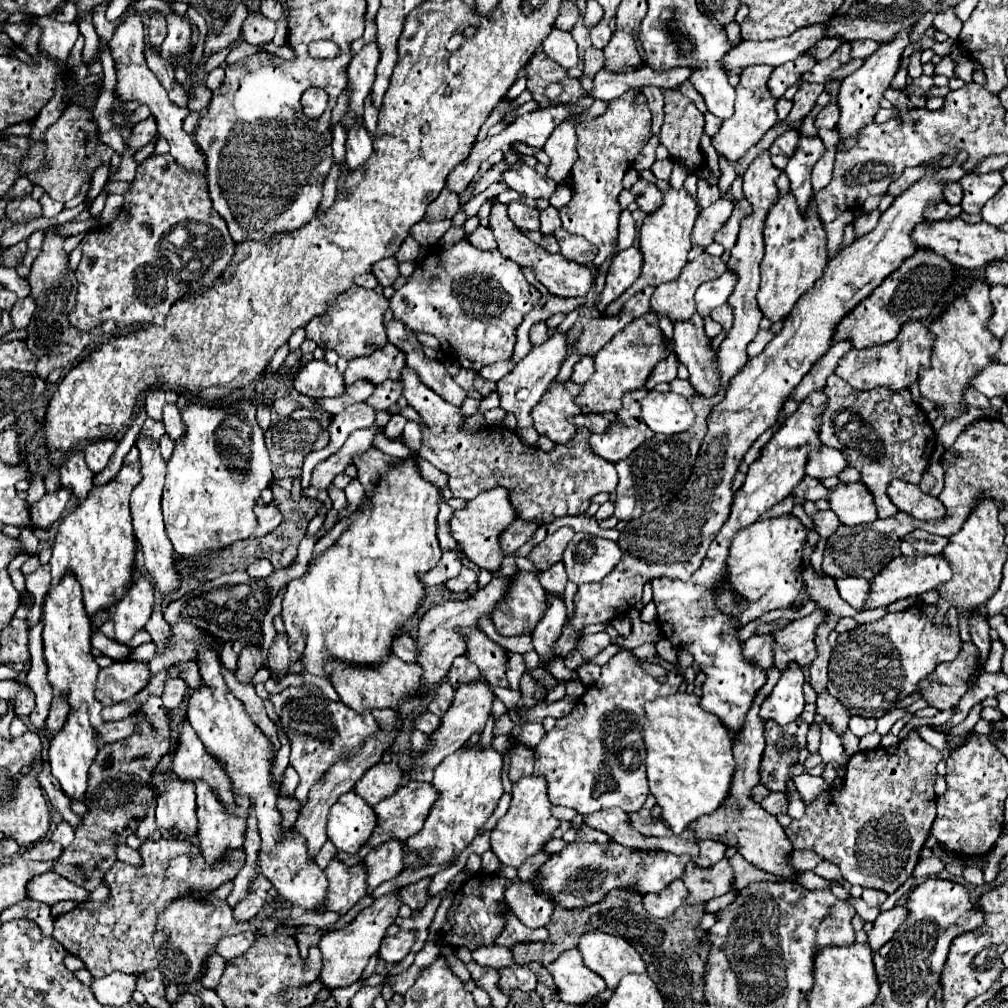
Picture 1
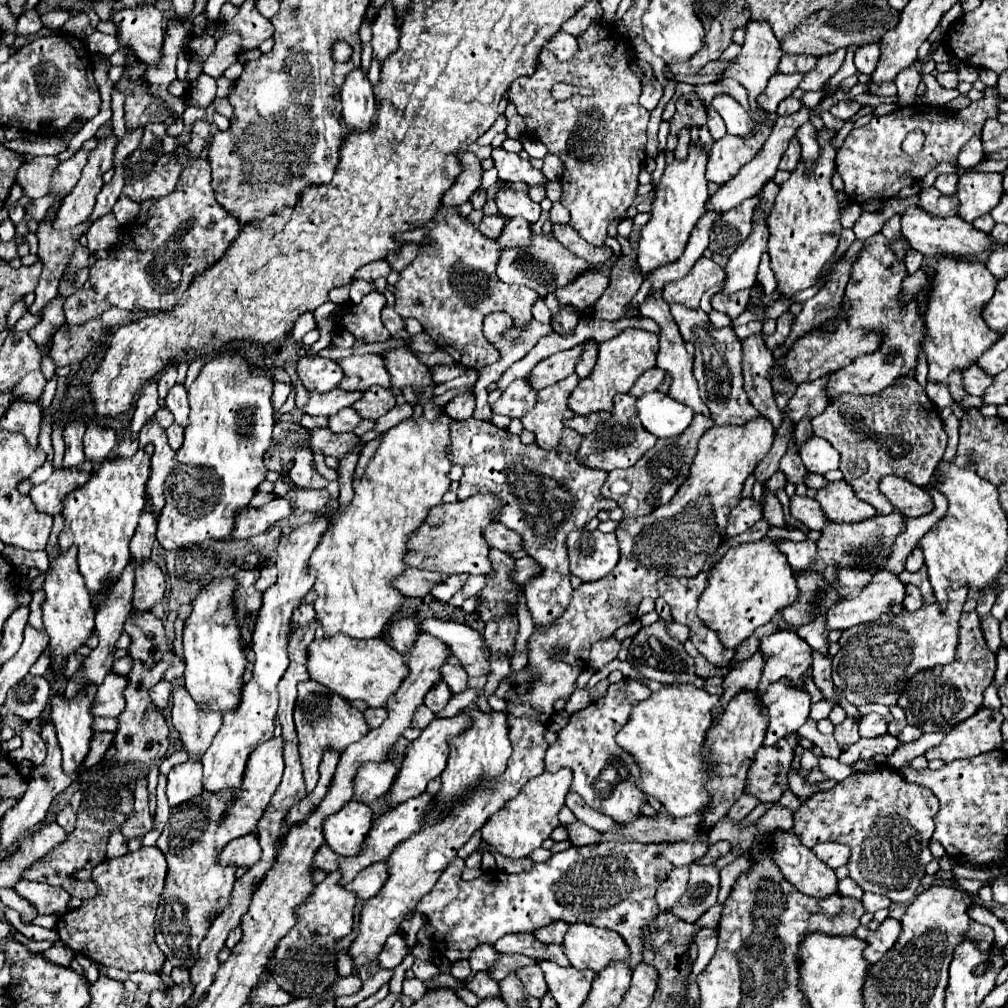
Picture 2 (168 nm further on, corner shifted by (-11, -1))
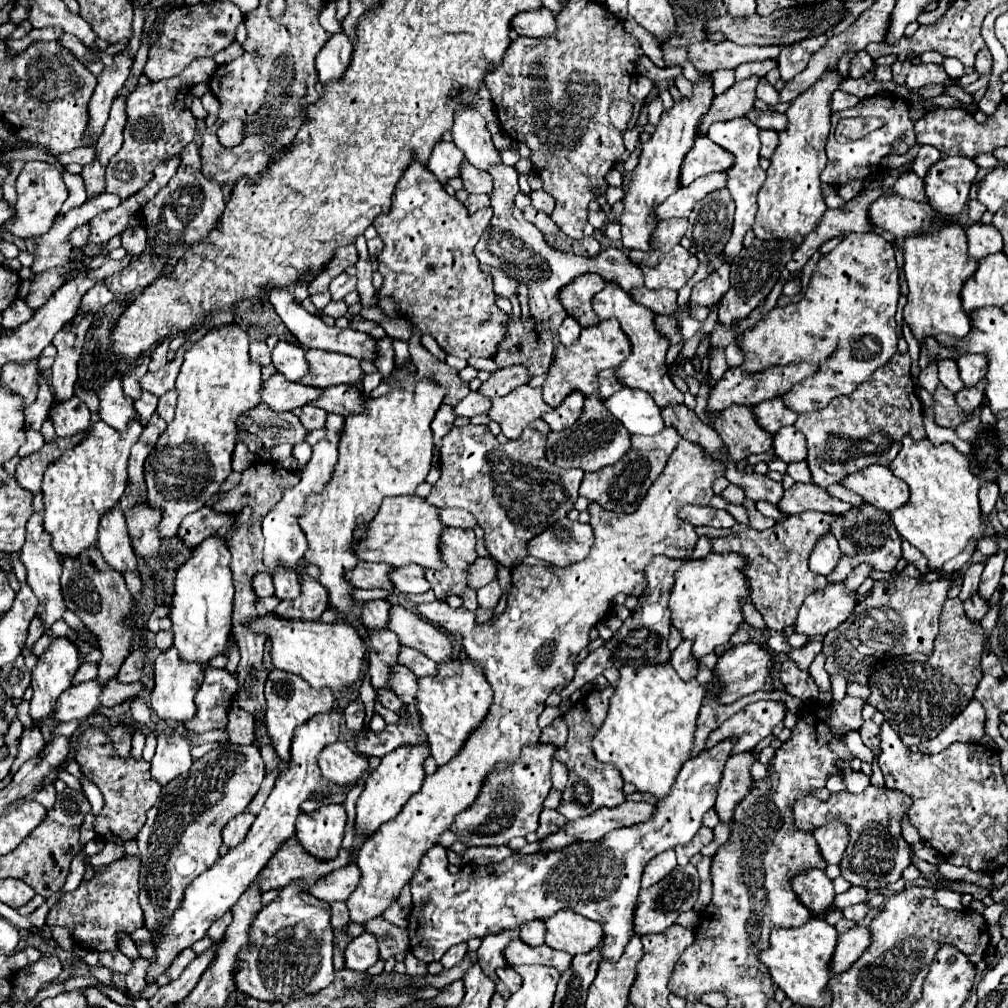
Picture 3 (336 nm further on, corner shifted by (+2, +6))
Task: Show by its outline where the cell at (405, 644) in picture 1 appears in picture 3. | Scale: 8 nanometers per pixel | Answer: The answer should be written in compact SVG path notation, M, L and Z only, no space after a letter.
M370 600L370 602L364 602L362 622L366 626L370 626L370 628L386 628L388 610L390 610L388 600Z

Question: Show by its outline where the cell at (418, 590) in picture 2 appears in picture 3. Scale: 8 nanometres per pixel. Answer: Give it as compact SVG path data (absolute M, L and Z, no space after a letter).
M358 562L352 570L346 572L346 580L356 588L386 588L392 590L390 582L386 582L386 574L392 566L374 564L374 562Z

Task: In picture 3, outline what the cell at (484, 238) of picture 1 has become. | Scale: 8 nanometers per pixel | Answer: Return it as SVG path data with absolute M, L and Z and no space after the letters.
M470 194L468 200L464 202L464 206L472 214L472 212L476 212L480 208L488 208L490 206L490 198L486 194Z

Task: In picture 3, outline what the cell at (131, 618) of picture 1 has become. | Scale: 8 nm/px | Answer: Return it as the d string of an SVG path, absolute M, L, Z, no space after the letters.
M120 506L110 508L102 516L98 528L98 548L106 558L106 562L110 562L110 566L114 566L118 572L136 570L136 554L130 546L124 514Z

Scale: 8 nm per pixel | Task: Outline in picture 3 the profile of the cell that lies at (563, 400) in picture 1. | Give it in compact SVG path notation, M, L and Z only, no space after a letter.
M522 384L502 398L492 398L488 418L500 424L506 438L520 438L522 428L548 410L552 408L542 400L540 388L530 388L528 384Z

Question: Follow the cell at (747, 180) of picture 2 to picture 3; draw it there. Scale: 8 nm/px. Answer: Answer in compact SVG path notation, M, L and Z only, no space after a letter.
M726 172L708 174L706 178L700 178L700 180L692 182L690 186L676 190L670 198L666 198L662 204L658 204L654 208L654 216L658 220L688 218L688 214L694 210L698 200L702 200L708 192L714 192L724 186L726 186Z

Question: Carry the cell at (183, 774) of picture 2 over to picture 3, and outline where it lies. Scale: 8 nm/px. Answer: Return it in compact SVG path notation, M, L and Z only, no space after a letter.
M166 726L158 732L158 746L152 758L152 776L160 784L168 784L178 774L184 774L192 766L190 742L176 732L176 728Z

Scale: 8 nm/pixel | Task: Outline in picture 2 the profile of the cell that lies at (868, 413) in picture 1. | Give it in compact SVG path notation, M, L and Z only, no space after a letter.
M915 375L901 377L879 395L843 393L829 401L827 409L813 417L811 425L815 435L827 439L841 453L839 469L843 471L843 479L881 515L895 511L895 507L879 491L879 481L887 475L897 475L915 485L927 485L947 447L939 409L931 403L925 389L919 387Z

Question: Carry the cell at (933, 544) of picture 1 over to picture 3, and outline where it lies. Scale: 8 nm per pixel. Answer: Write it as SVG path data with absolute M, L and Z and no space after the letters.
M860 504L852 506L846 514L840 514L840 518L836 518L830 524L830 532L836 536L838 546L842 550L842 560L838 562L834 572L826 578L828 582L842 582L850 574L850 570L854 570L862 562L870 564L872 570L878 572L894 572L898 560L902 558L902 538L896 532L890 516L882 512L886 510L874 508L872 504Z

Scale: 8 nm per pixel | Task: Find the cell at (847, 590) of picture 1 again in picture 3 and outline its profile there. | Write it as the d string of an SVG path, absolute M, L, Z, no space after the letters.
M824 534L814 550L810 552L810 558L808 558L808 566L814 574L822 574L822 576L828 576L834 566L838 564L838 560L842 558L842 552L838 548L838 542L832 534Z

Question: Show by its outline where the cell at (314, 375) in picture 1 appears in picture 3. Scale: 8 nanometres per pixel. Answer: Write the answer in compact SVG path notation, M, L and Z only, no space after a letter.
M280 340L274 350L272 350L272 364L274 368L286 376L288 380L300 380L306 376L306 358L304 358L304 348Z

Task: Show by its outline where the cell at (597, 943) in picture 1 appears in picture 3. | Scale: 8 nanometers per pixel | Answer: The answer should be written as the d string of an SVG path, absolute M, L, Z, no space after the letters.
M570 908L558 910L554 916L544 920L546 944L554 950L564 950L568 954L580 954L592 950L602 940L602 926L576 914Z

